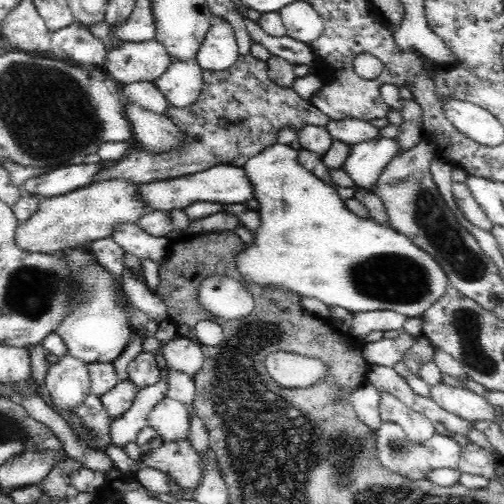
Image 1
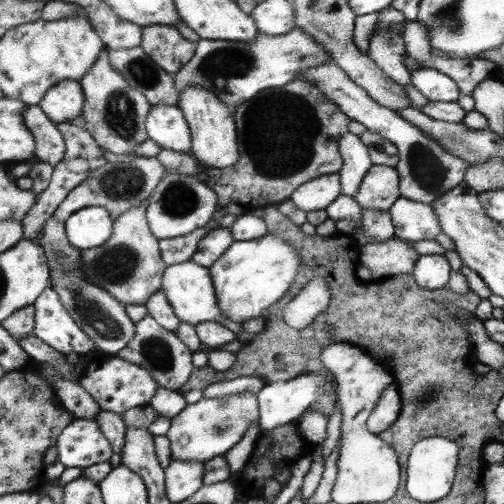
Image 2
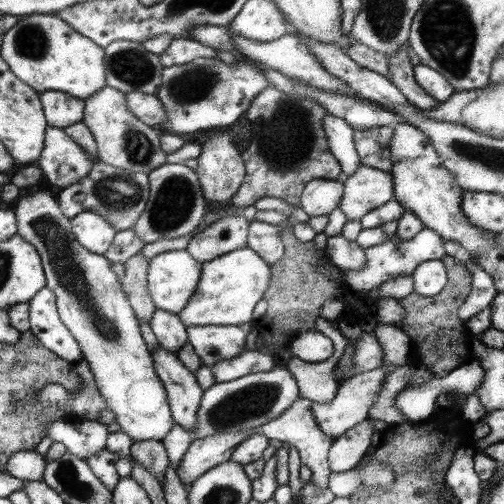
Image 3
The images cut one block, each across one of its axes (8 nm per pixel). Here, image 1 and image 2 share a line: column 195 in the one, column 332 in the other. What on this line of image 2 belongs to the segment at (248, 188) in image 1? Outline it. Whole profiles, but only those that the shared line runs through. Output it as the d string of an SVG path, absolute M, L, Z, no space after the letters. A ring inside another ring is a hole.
M325 174L321 178L315 178L315 180L301 184L289 196L289 202L295 204L295 208L301 212L305 212L305 214L315 212L321 218L325 208L339 196L341 196L339 174Z

